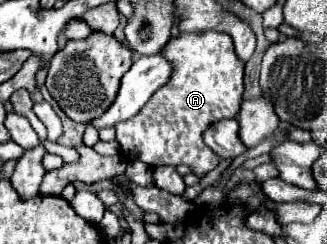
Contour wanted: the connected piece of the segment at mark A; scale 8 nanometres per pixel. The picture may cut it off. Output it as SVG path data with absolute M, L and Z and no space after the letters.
M207 30L207 32L181 32L177 38L171 38L163 50L161 56L171 62L171 76L165 86L161 86L151 100L143 106L135 118L129 118L127 122L121 122L117 130L117 142L121 148L123 158L129 162L141 160L151 168L157 168L161 164L169 166L191 166L197 176L205 176L209 170L213 170L219 164L219 158L205 146L203 142L203 130L209 126L209 122L221 120L221 118L235 118L241 106L243 96L243 62L239 62L235 50L233 50L233 38L229 34Z

